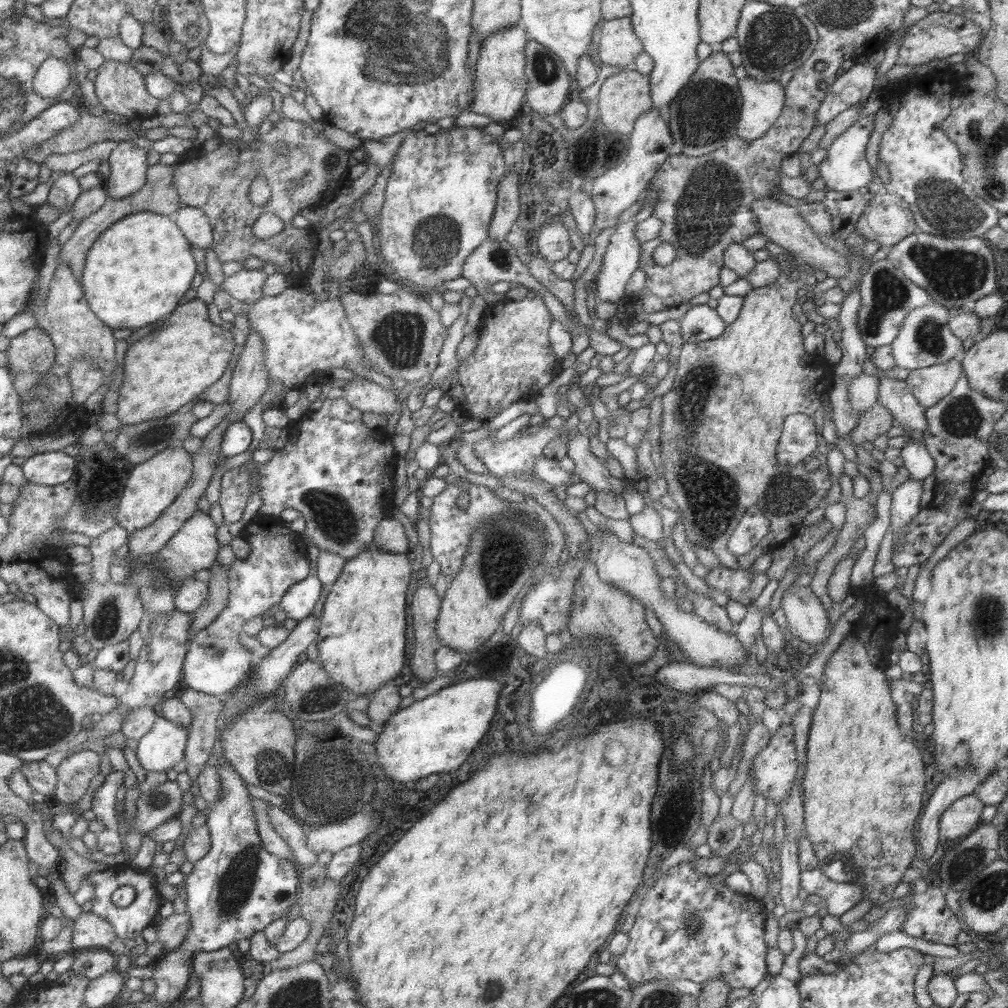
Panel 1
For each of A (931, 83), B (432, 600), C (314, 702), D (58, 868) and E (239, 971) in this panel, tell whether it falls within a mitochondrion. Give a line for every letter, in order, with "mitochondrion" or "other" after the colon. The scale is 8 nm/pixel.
A: other
B: other
C: mitochondrion
D: other
E: other

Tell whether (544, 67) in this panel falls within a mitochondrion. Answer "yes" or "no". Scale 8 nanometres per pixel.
yes

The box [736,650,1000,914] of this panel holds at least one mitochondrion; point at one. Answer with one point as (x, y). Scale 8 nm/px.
(961, 865)

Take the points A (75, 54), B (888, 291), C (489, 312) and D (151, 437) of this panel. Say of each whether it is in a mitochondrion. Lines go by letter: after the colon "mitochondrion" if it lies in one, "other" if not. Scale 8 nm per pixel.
A: other
B: mitochondrion
C: other
D: mitochondrion

